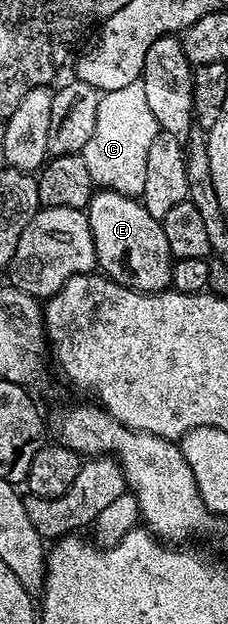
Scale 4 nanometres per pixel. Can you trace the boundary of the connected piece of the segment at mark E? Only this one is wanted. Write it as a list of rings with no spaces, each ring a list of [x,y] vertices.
[[[98,190],[87,208],[91,233],[95,241],[97,267],[108,278],[135,291],[156,293],[171,284],[175,262],[161,220],[147,213],[144,203],[114,191]]]

